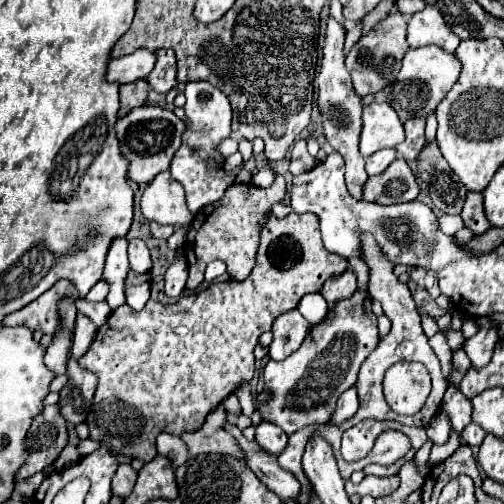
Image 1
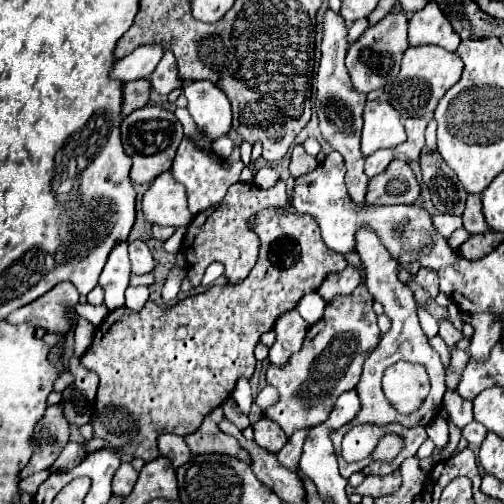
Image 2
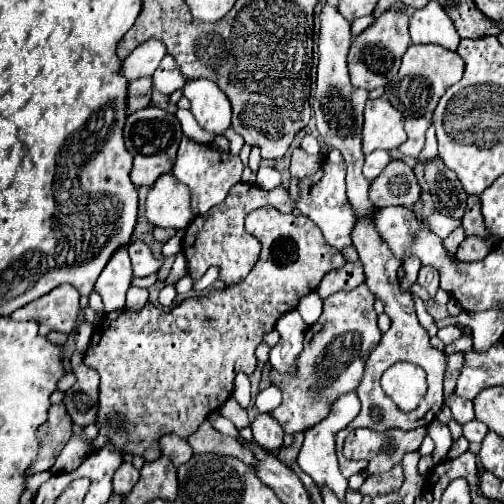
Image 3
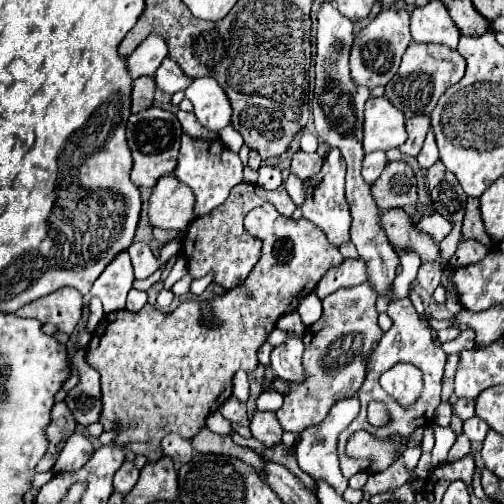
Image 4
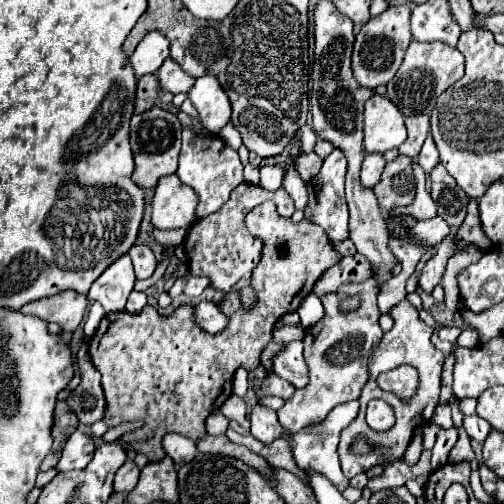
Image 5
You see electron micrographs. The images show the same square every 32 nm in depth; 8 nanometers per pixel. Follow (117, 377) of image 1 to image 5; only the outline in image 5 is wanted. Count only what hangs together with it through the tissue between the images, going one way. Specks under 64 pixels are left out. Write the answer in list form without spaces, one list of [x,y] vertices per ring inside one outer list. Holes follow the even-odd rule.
[[[272,200],[258,204],[246,216],[246,226],[264,242],[262,260],[252,274],[252,286],[258,294],[252,312],[244,312],[236,296],[226,296],[224,312],[230,318],[228,328],[212,336],[194,324],[194,310],[190,306],[180,306],[166,318],[152,306],[146,306],[136,316],[128,312],[106,314],[96,336],[90,340],[90,358],[102,374],[102,388],[108,400],[104,422],[112,428],[126,420],[144,420],[146,424],[140,430],[124,434],[120,444],[134,448],[150,462],[166,456],[162,438],[168,432],[176,430],[196,442],[206,434],[204,420],[230,398],[234,372],[240,366],[254,370],[260,364],[260,354],[272,340],[276,320],[288,312],[296,312],[298,302],[312,292],[316,280],[342,258],[330,246],[320,226],[306,220],[294,224],[290,218],[282,218]]]

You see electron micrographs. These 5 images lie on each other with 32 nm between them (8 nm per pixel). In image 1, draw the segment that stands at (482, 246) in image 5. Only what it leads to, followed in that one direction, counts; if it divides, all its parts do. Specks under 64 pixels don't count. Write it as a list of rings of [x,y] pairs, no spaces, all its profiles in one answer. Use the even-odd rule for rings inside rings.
[[[468,192],[468,198],[466,198],[464,210],[462,210],[462,220],[464,220],[464,226],[468,230],[472,230],[474,234],[484,234],[490,228],[486,216],[484,216],[482,194],[480,192],[476,192],[476,194]]]

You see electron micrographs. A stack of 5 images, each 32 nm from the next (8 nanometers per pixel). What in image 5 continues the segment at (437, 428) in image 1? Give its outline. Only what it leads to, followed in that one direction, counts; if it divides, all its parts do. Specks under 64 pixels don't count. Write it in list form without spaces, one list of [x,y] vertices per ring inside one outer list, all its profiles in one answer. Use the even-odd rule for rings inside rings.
[[[455,428],[443,429],[438,432],[435,445],[431,456],[431,465],[433,470],[447,464],[450,450],[454,447],[458,440],[458,430]]]

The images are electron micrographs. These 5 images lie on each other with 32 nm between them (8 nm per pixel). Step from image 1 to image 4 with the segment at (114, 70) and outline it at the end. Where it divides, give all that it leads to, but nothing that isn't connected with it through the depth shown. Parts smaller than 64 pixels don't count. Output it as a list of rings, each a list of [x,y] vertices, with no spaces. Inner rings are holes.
[[[148,36],[128,58],[128,68],[132,78],[154,76],[156,68],[168,56],[168,46],[162,36]]]

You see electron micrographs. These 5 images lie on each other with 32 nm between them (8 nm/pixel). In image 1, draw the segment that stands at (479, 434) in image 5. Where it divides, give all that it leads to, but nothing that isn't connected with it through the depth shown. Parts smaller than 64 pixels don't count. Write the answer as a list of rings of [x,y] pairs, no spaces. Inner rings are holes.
[[[468,424],[464,430],[462,430],[462,440],[468,444],[468,446],[480,446],[482,444],[482,440],[484,440],[484,436],[486,436],[486,432],[484,432],[484,428],[482,426],[478,426],[478,424]]]

